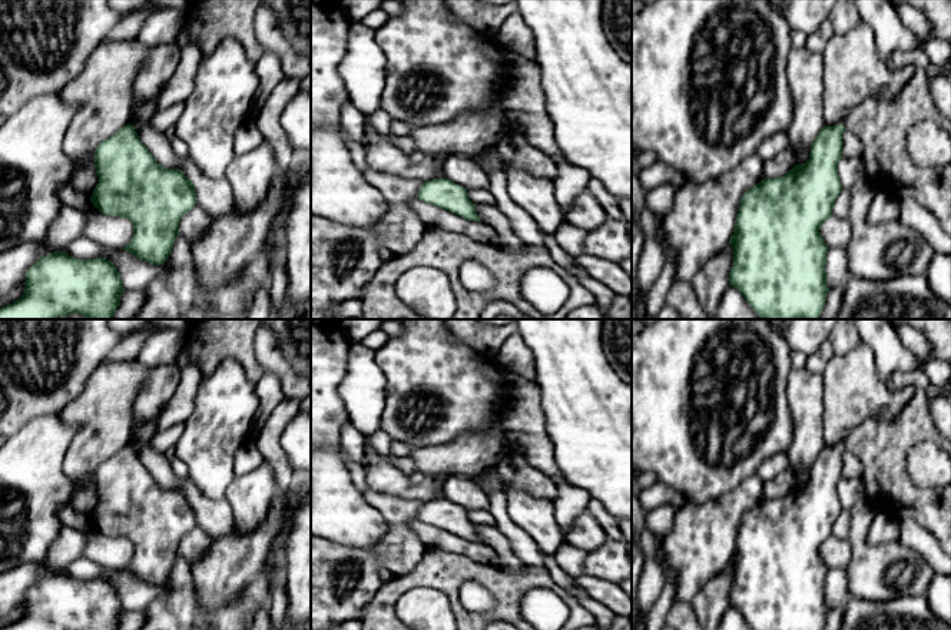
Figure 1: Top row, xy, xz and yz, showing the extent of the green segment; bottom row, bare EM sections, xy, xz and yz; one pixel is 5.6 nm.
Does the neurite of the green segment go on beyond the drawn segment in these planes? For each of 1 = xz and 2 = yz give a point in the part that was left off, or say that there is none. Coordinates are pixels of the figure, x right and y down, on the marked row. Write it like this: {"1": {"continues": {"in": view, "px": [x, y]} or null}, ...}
{"1": {"continues": null}, "2": {"continues": null}}

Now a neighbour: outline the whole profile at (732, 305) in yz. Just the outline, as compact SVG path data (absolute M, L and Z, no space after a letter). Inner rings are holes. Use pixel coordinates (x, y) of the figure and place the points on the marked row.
M729 286L723 294L718 309L718 319L763 319L746 302L739 289Z

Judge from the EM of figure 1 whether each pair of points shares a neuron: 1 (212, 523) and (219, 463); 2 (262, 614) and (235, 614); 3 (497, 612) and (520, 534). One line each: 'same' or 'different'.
1: different
2: different
3: different

